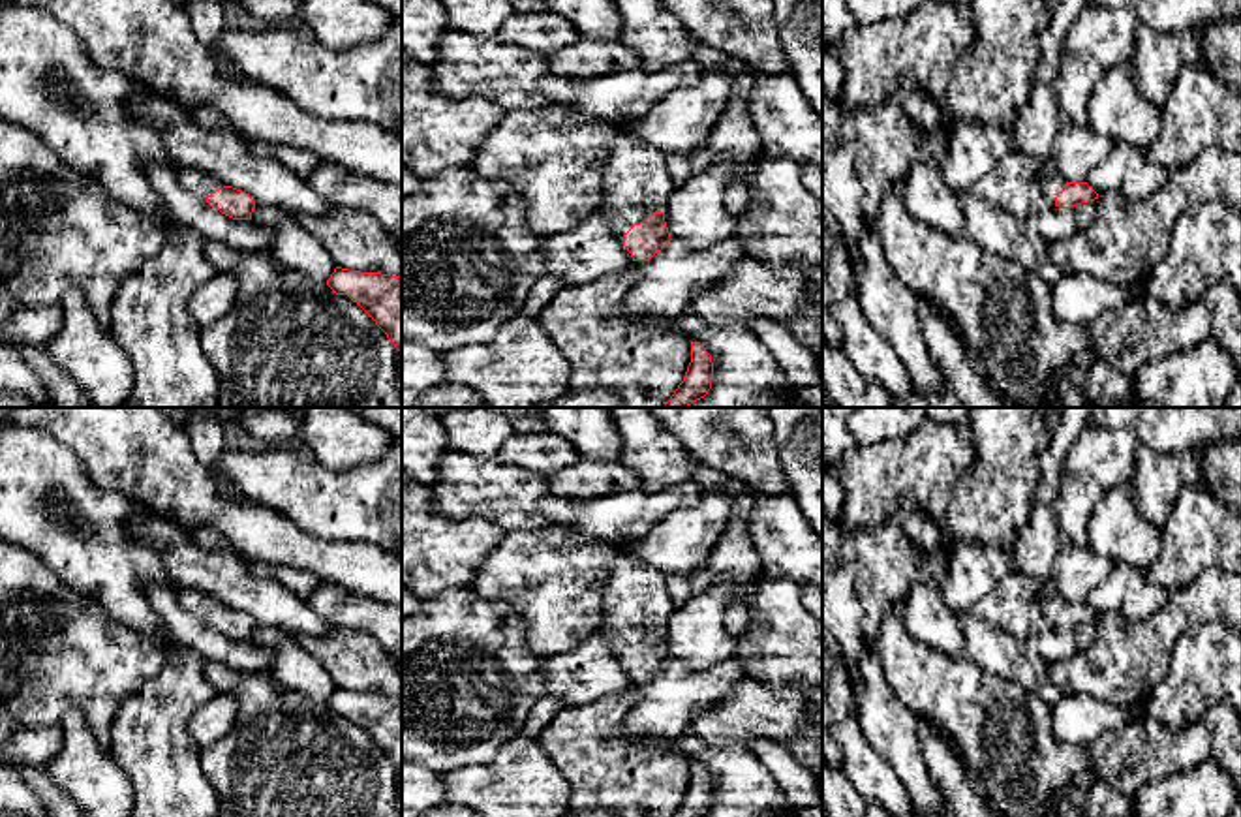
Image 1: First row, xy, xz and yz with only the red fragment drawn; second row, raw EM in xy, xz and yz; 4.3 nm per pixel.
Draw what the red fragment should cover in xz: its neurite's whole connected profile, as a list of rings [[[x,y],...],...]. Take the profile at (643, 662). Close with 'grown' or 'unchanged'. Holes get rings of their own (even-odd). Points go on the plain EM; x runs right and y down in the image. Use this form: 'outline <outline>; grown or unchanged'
outline [[[620,556],[605,588],[599,633],[621,657],[633,682],[651,680],[672,661],[665,629],[674,609],[657,569]]]; grown

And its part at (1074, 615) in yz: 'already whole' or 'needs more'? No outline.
needs more

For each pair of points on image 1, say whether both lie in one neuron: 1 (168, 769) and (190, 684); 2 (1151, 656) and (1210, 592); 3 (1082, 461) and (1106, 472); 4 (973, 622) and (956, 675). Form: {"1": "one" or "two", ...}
{"1": "one", "2": "one", "3": "one", "4": "two"}

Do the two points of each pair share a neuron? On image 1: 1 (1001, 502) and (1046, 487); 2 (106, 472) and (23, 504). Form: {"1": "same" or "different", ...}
{"1": "different", "2": "different"}

